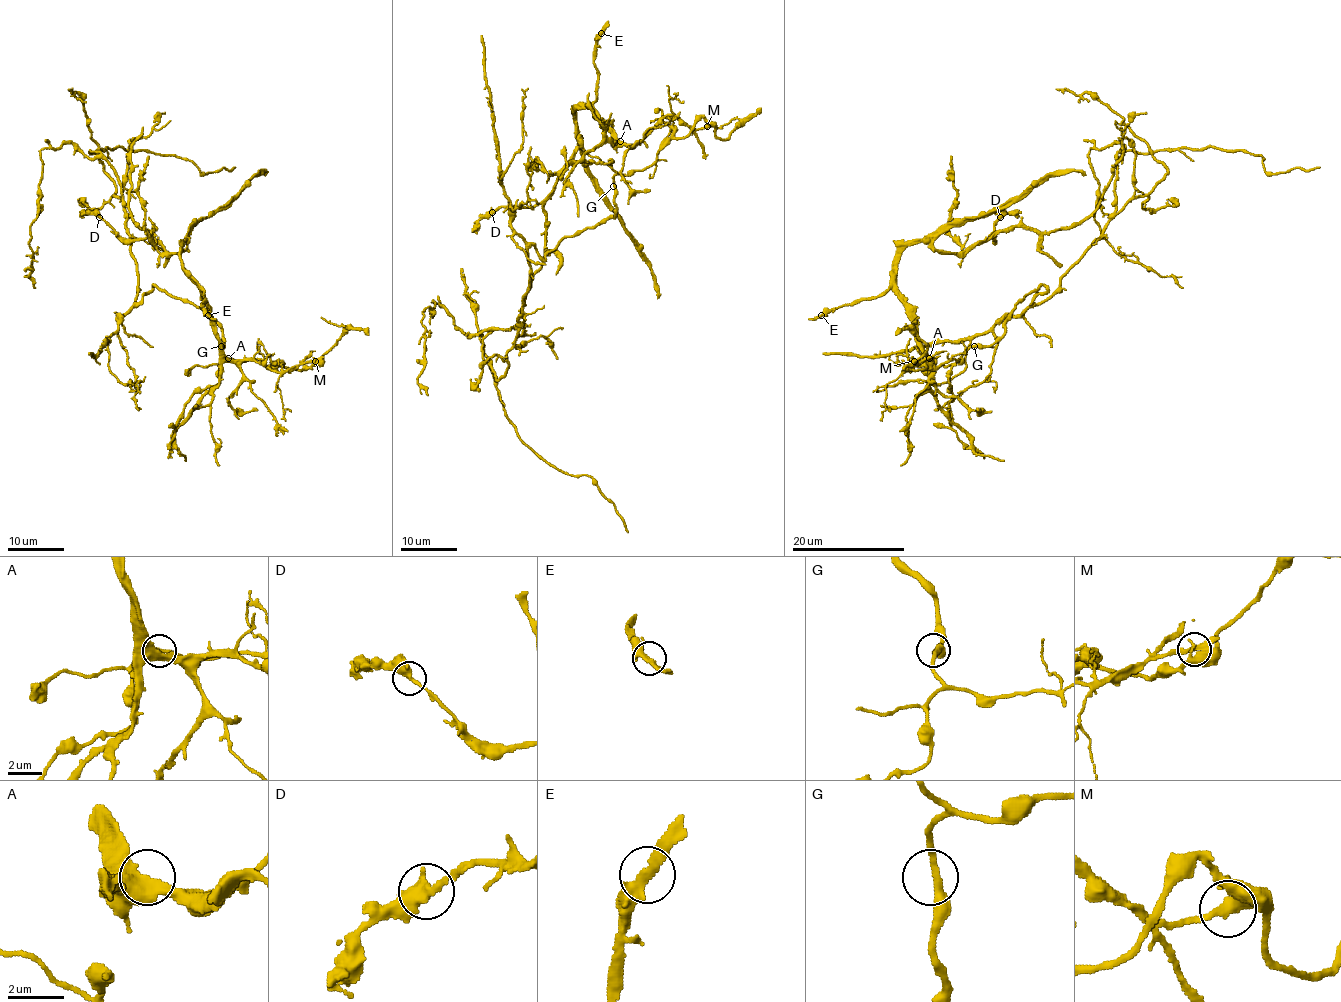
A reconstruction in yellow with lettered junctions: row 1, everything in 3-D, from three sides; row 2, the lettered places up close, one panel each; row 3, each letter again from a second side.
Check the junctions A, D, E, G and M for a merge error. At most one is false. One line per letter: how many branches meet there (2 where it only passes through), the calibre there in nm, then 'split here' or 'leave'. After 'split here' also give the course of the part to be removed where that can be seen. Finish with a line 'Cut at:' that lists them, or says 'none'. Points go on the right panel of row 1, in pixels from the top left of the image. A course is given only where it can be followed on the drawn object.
A: branches 2; calibre 550 nm; leave
D: branches 2; calibre 420 nm; leave
E: branches 2; calibre 320 nm; leave
G: branches 2; calibre 280 nm; leave
M: branches 2; calibre 340 nm; split here; course (913, 361), (932, 360), (896, 286), (908, 245), (1080, 224), (1120, 127)
Cut at: M

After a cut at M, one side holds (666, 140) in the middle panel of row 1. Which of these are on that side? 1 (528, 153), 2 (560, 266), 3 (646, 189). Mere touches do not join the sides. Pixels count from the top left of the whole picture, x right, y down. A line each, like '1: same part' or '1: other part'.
1: same part
2: other part
3: other part

